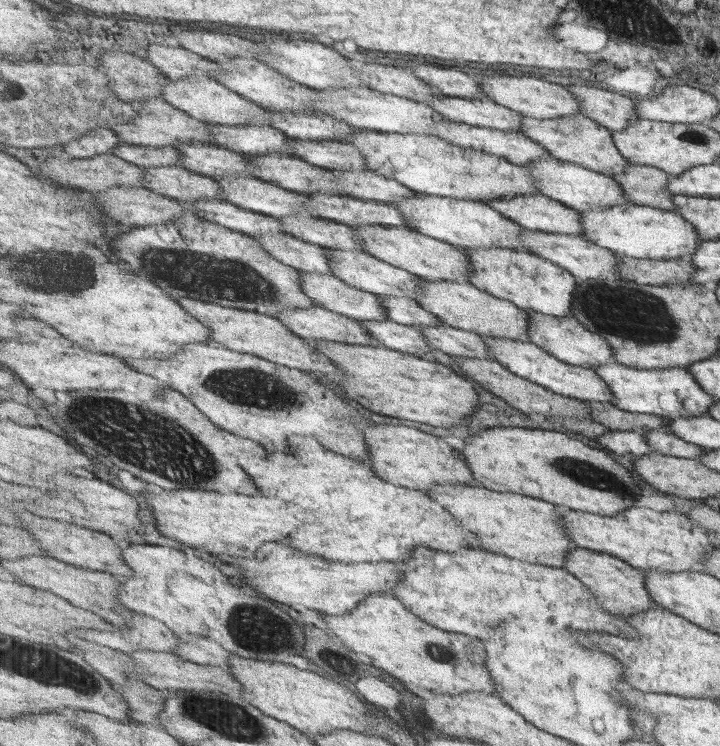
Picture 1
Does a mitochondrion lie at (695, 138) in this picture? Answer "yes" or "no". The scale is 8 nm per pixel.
yes

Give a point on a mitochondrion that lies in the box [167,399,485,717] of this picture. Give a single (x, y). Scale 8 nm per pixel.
(253, 627)

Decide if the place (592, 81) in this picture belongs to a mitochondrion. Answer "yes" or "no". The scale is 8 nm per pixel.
no

